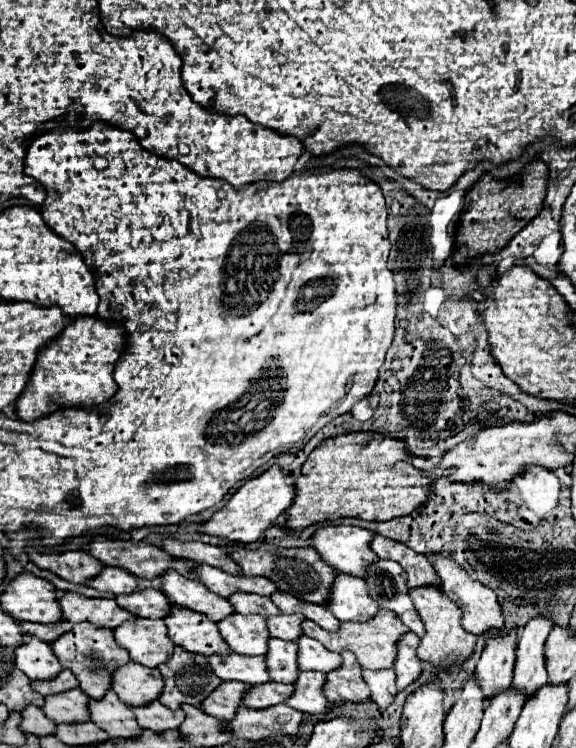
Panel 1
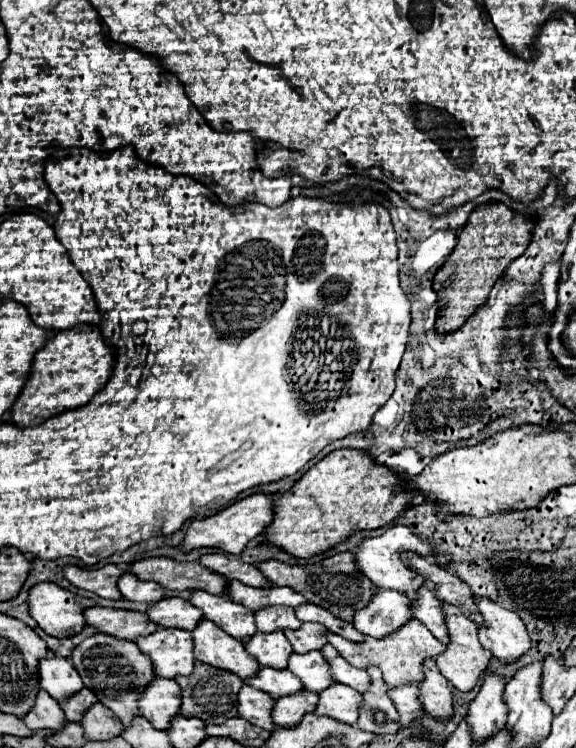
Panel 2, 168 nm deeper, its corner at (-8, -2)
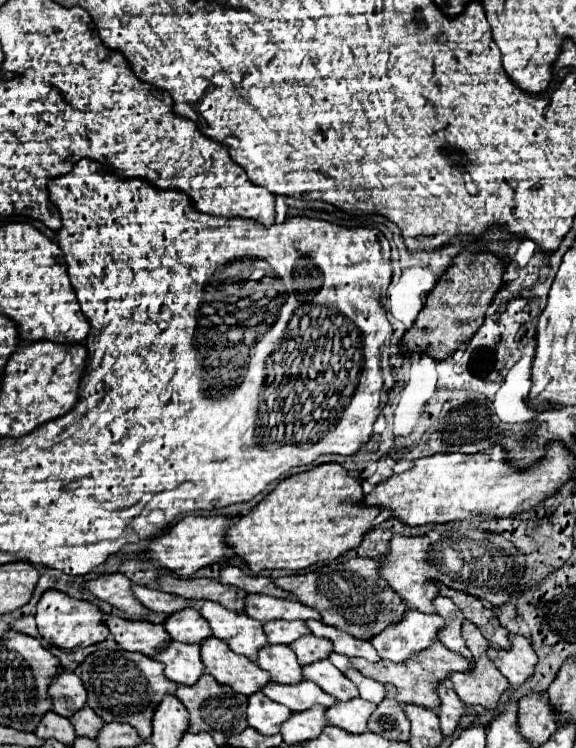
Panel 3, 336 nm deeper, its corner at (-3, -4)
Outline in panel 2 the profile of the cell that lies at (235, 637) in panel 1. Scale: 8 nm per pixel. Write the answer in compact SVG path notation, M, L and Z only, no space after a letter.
M280 630L272 632L272 634L256 632L244 644L244 648L258 660L258 664L262 668L268 666L268 668L276 668L276 670L284 670L288 666L288 656L292 654L292 644Z

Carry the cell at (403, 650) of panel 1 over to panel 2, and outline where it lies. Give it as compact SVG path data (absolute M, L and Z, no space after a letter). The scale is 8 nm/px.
M432 658L424 662L424 674L426 678L420 684L420 702L424 704L424 710L440 722L450 720L450 716L454 714L450 682L444 680Z

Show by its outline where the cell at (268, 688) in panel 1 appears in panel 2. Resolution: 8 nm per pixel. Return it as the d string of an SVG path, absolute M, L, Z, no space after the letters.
M300 692L300 694L294 694L294 696L278 698L274 712L272 712L274 722L278 726L292 728L292 726L302 722L304 714L314 712L316 704L318 704L318 694L314 694L314 692Z

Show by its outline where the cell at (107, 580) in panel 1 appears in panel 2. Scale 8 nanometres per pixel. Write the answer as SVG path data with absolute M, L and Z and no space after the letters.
M124 574L118 582L118 588L126 600L132 602L158 602L166 596L166 590L156 582L142 582L132 574Z

